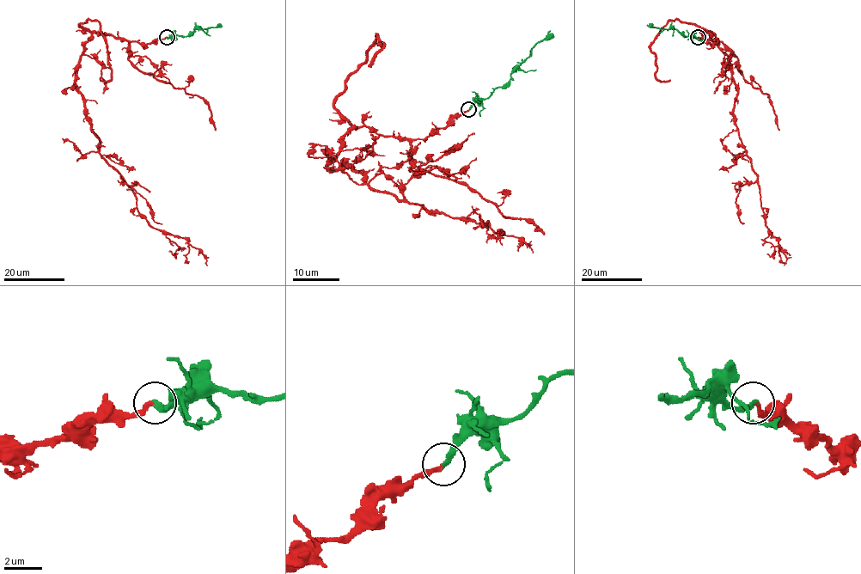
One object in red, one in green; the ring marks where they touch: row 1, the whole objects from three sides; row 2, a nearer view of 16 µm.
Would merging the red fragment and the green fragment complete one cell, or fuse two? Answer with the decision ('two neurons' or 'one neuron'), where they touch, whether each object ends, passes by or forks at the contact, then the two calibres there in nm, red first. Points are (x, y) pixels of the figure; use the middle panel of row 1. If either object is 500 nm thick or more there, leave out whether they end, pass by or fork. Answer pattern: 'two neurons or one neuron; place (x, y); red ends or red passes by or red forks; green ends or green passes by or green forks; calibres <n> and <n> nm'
one neuron; place (468, 109); red ends; green ends; calibres 200 and 280 nm

